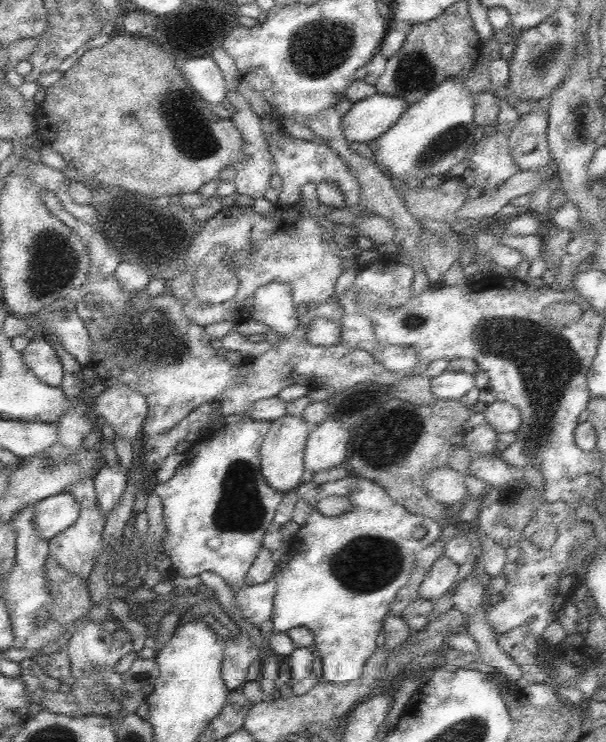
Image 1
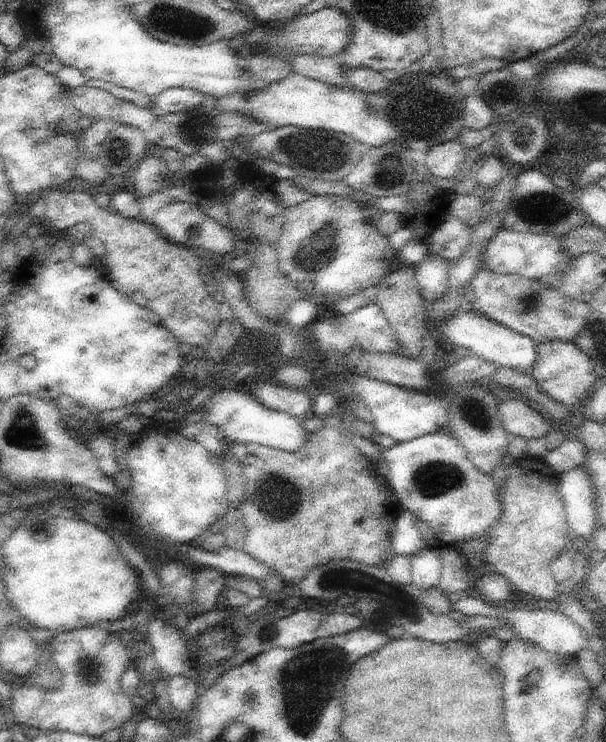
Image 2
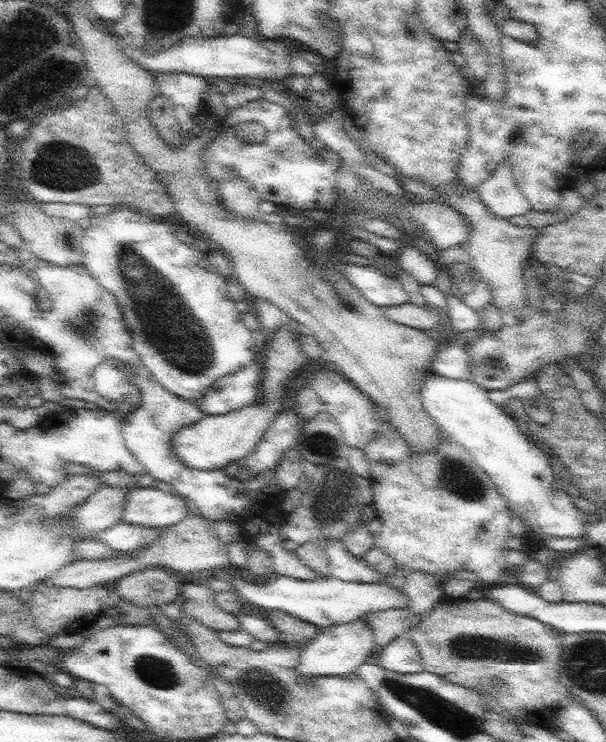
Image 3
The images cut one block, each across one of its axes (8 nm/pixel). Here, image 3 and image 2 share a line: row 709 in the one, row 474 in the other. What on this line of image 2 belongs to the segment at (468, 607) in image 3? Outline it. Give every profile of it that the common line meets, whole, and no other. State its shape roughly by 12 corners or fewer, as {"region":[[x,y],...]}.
{"region":[[525,454],[503,466],[481,554],[515,590],[555,598],[571,544],[561,476]]}

